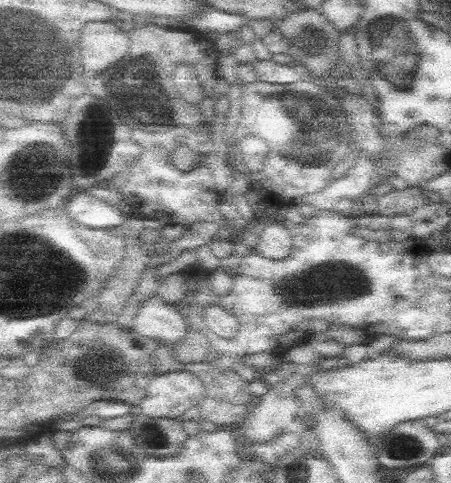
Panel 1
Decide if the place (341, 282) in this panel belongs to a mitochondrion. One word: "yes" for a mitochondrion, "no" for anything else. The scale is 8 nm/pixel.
yes

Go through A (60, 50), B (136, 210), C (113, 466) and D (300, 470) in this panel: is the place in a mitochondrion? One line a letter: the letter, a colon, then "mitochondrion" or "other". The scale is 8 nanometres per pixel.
A: mitochondrion
B: other
C: mitochondrion
D: mitochondrion

